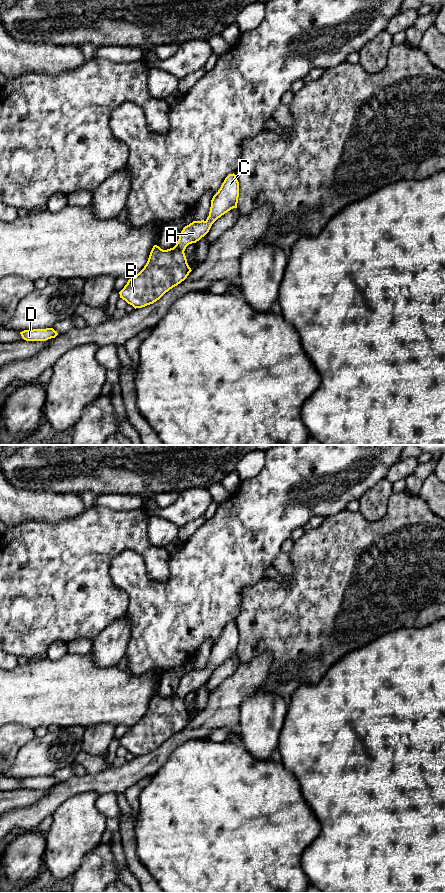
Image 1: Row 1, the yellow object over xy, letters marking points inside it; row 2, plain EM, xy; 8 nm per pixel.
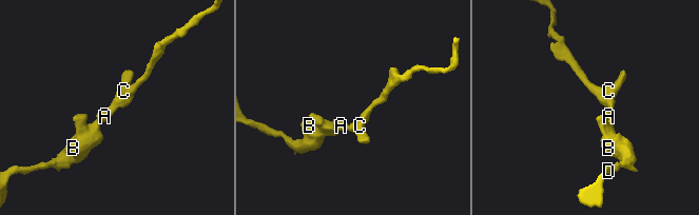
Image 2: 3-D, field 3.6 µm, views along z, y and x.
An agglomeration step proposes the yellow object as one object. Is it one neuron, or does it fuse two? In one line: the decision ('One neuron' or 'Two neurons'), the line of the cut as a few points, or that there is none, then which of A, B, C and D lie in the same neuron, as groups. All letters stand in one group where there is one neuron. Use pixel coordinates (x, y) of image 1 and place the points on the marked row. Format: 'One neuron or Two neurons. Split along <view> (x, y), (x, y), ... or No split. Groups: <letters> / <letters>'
One neuron. No split. Groups: A B C D

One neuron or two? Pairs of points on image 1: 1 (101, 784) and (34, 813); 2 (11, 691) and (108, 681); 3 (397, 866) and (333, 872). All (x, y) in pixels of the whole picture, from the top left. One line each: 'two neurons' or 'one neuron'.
1: one neuron
2: one neuron
3: one neuron

